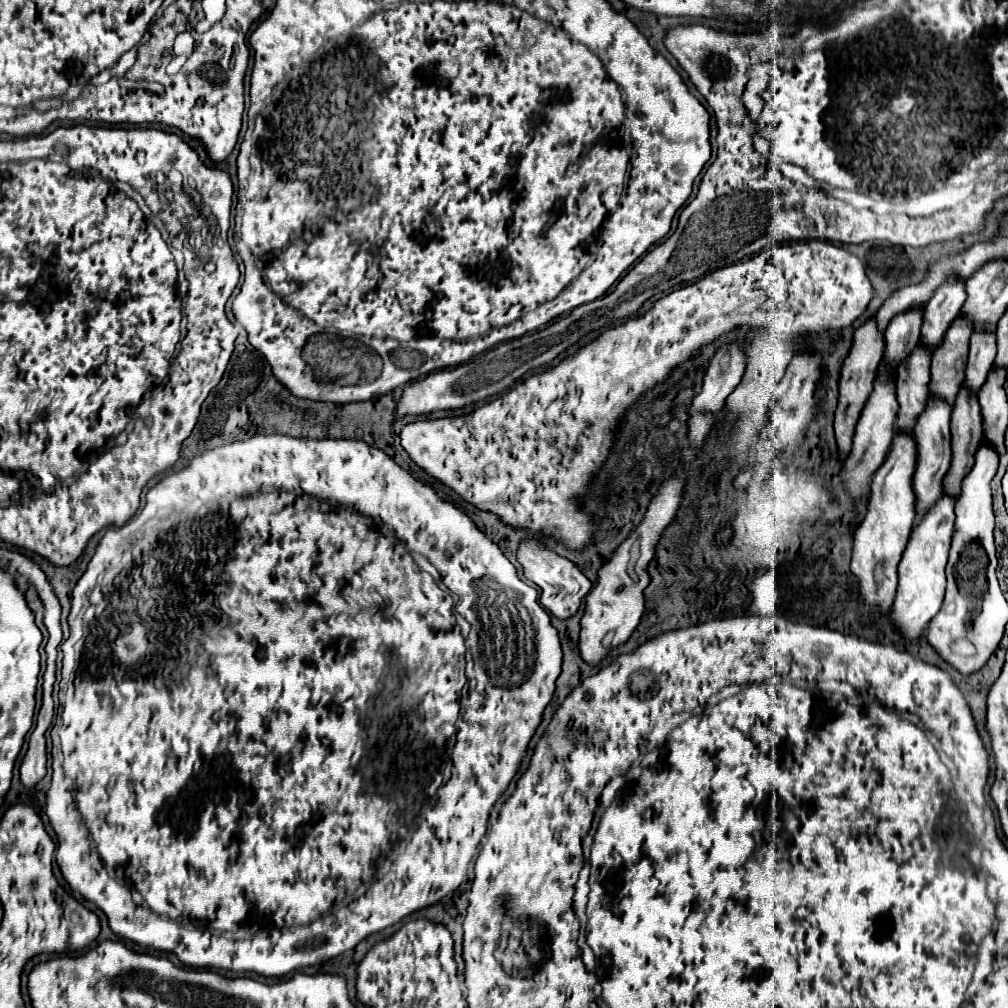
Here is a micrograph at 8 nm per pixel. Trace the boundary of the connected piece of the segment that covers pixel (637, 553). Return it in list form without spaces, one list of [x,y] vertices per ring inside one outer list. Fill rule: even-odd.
[[[681,477],[663,483],[659,489],[659,495],[653,499],[653,503],[645,515],[645,521],[637,527],[637,531],[625,543],[621,543],[621,547],[615,551],[615,555],[599,569],[599,581],[585,597],[585,615],[581,619],[579,649],[581,649],[581,657],[587,663],[599,663],[605,657],[607,649],[601,645],[601,641],[609,631],[613,633],[613,647],[615,647],[619,643],[625,643],[629,639],[629,635],[633,633],[633,629],[637,627],[641,613],[645,609],[643,589],[649,583],[649,575],[647,575],[645,567],[653,559],[653,549],[655,549],[655,543],[657,543],[663,527],[673,519],[673,515],[679,507],[681,487],[683,487]]]

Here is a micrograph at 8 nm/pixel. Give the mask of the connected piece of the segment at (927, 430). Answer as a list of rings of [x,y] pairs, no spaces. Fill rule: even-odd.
[[[929,397],[925,411],[919,415],[915,423],[917,433],[917,473],[915,473],[915,493],[917,493],[917,521],[925,515],[925,511],[941,497],[941,481],[951,465],[951,413],[953,405],[949,405],[943,397]]]

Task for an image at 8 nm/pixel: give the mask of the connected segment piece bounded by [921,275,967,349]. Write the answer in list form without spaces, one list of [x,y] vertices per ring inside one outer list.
[[[949,275],[933,293],[931,301],[925,307],[925,321],[921,327],[921,343],[935,349],[945,333],[945,325],[957,317],[959,309],[965,303],[965,281],[959,275]]]

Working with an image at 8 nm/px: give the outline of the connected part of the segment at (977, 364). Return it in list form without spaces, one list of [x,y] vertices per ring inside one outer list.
[[[989,329],[975,331],[971,337],[969,363],[965,369],[965,385],[979,391],[979,385],[985,381],[989,369],[993,367],[997,355],[997,335]]]

